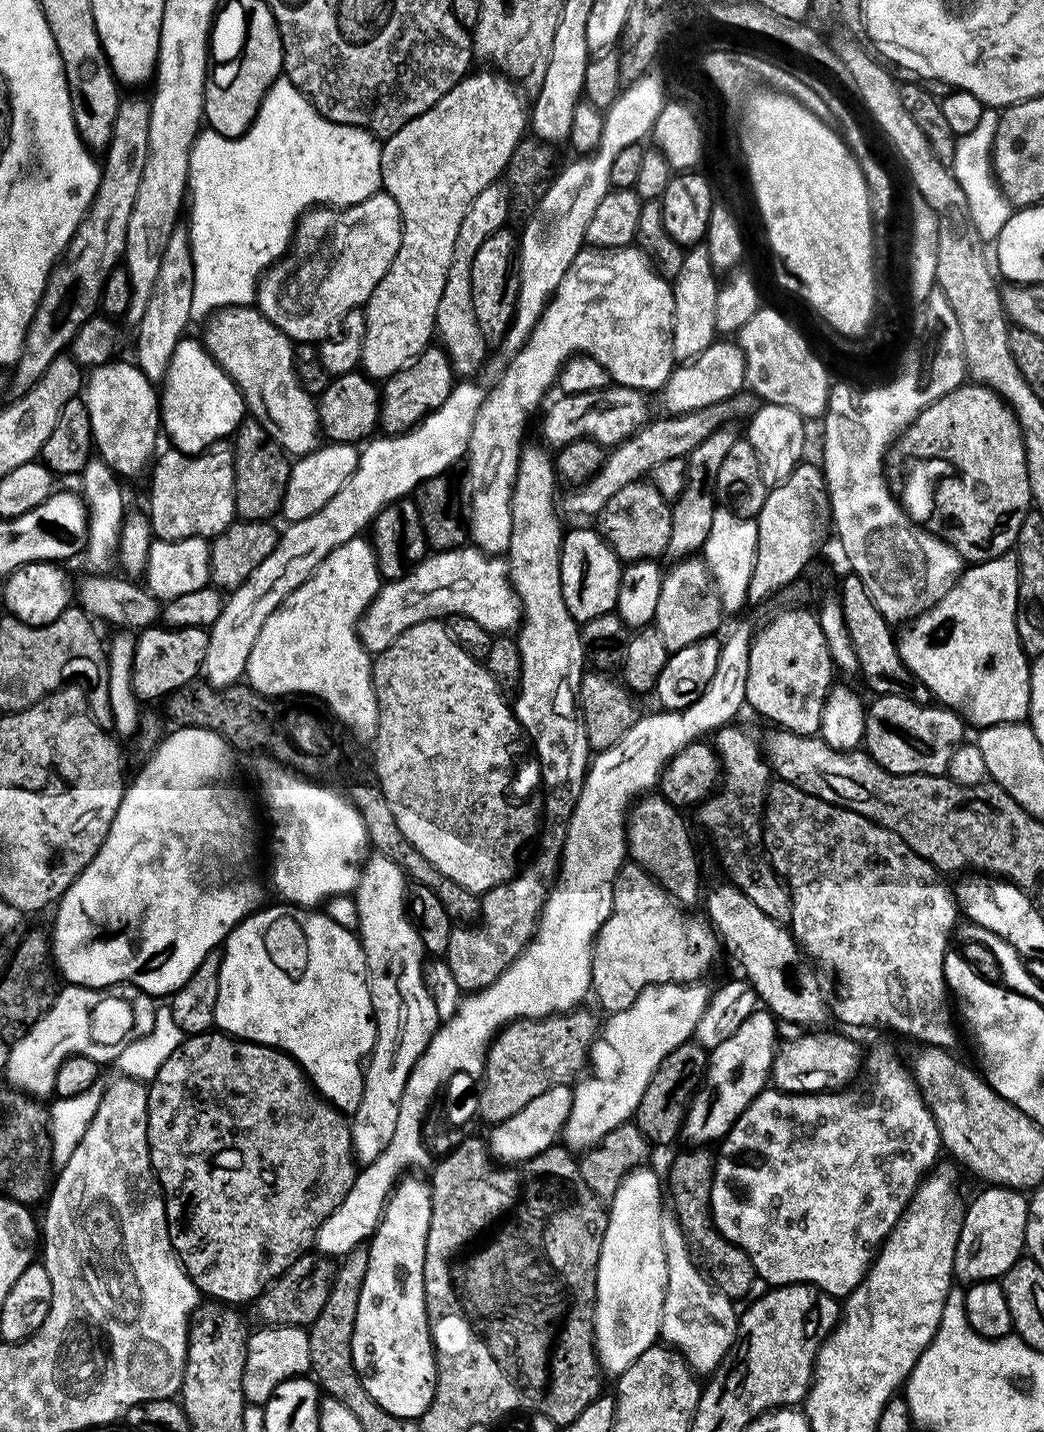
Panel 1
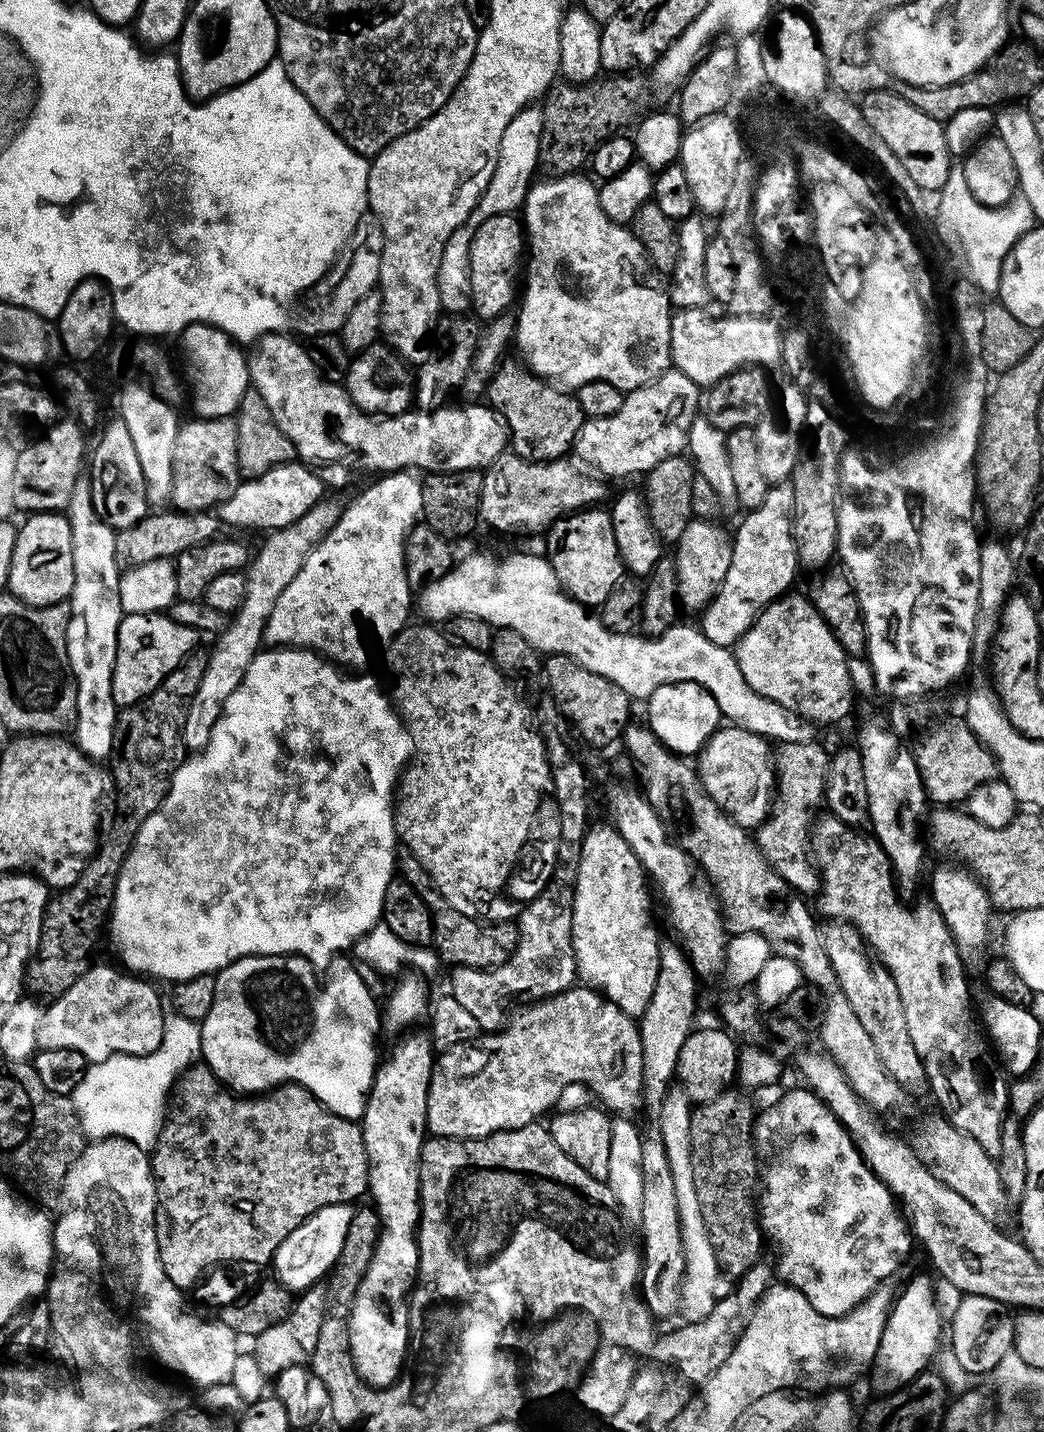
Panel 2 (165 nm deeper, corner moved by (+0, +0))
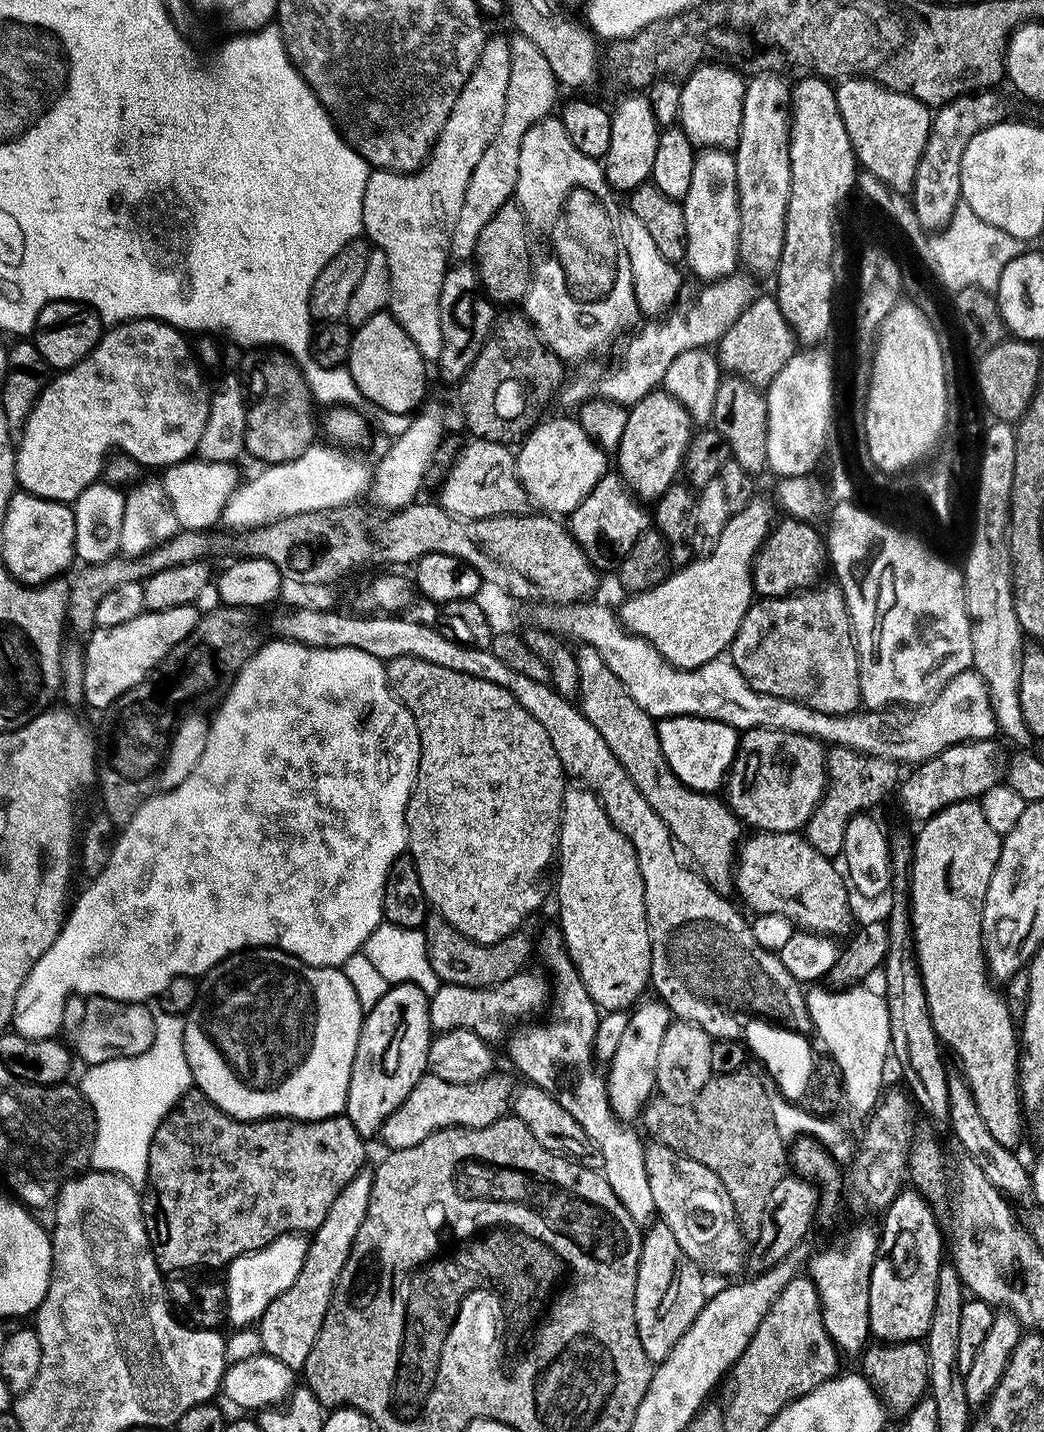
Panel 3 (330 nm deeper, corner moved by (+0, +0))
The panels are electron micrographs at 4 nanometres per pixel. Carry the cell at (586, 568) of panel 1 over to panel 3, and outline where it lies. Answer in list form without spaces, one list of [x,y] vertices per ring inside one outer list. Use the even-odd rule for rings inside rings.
[[[609,470],[594,486],[594,490],[590,490],[590,494],[586,494],[586,498],[582,498],[582,502],[567,517],[566,527],[589,560],[600,566],[603,565],[603,560],[615,561],[624,557],[639,535],[649,527],[650,512],[643,506],[645,507],[619,475]]]

